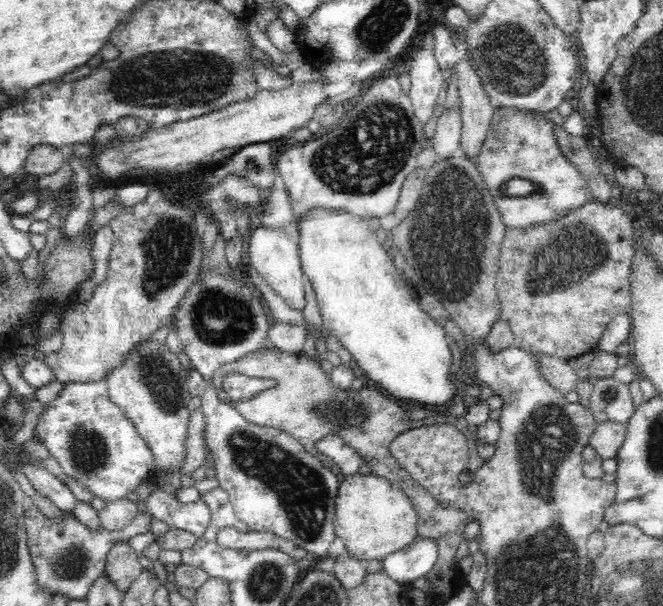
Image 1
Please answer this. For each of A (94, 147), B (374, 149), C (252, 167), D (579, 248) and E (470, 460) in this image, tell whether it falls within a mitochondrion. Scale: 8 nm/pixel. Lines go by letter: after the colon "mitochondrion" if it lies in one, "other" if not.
A: other
B: mitochondrion
C: mitochondrion
D: mitochondrion
E: other

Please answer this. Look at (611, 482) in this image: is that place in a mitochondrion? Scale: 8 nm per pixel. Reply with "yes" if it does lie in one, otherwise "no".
no

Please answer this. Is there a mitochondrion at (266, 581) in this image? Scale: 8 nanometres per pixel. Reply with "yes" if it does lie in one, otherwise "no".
yes

